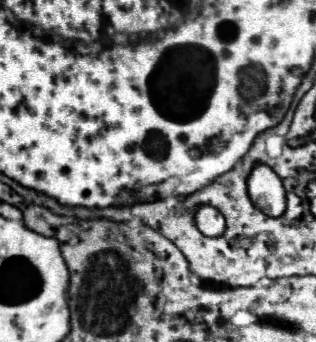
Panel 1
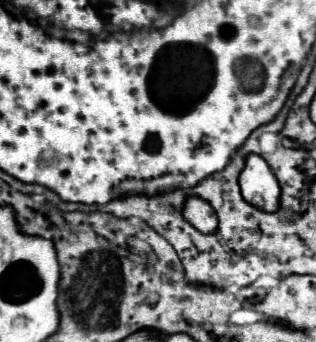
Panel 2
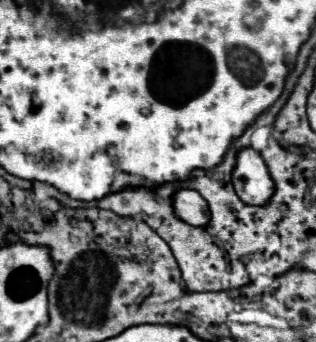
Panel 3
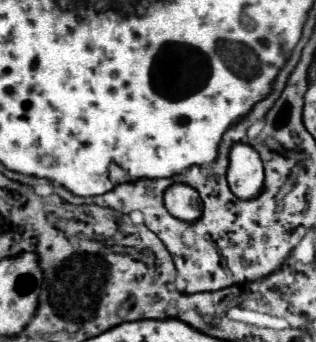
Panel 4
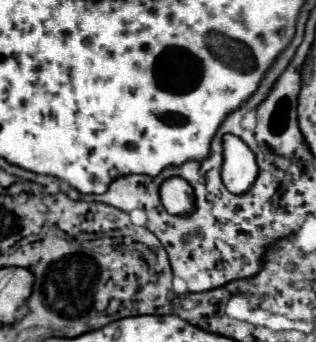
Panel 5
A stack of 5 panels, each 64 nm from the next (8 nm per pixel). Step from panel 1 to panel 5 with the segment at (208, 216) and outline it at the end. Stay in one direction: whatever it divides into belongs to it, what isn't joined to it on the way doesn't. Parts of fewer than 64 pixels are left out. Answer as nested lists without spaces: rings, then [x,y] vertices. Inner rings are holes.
[[[168,178],[162,188],[160,188],[162,204],[170,214],[176,216],[188,216],[194,208],[194,196],[192,196],[192,186],[184,178]]]

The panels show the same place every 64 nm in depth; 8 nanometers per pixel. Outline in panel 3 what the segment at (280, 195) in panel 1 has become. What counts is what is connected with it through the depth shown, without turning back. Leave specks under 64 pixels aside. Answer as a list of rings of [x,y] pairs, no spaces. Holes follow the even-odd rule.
[[[244,148],[238,154],[232,184],[240,200],[252,206],[268,204],[274,192],[274,180],[268,172],[268,166],[264,164],[262,156],[252,148]]]

